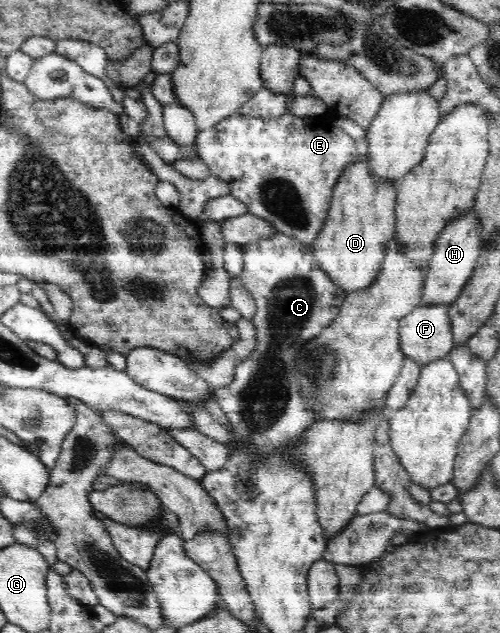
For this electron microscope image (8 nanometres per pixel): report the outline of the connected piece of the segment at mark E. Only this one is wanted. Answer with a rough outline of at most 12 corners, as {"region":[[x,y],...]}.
{"region":[[231,115],[198,158],[305,246],[359,156],[335,124]]}

